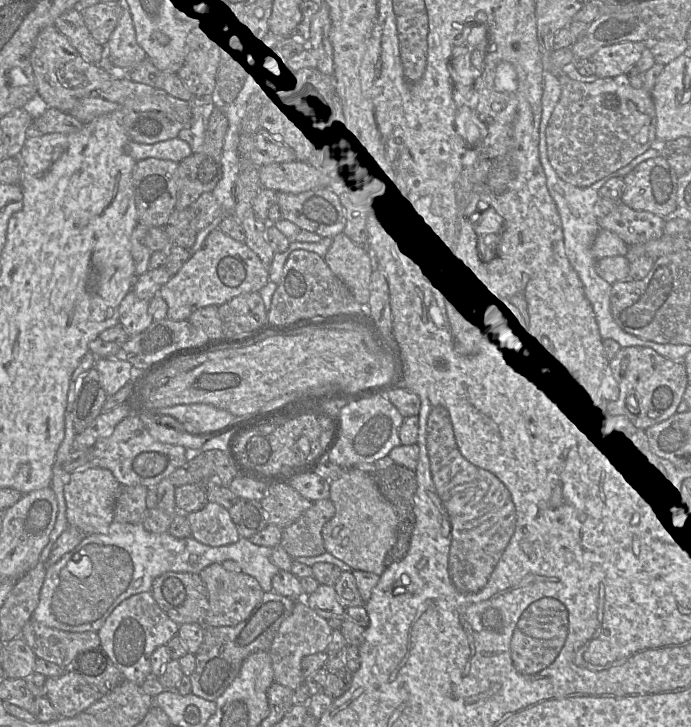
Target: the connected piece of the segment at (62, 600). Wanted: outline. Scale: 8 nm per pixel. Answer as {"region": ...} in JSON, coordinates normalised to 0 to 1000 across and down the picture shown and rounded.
{"region":[[[164,717],[153,735],[130,735],[101,759],[67,784],[58,812],[56,829],[46,850],[69,862],[97,869],[142,869],[162,840],[191,818],[217,814],[221,798],[239,787],[271,787],[287,790],[304,776],[320,776],[326,770],[340,772],[356,791],[369,795],[382,816],[394,812],[394,795],[405,785],[392,772],[394,754],[373,751],[349,740],[331,750],[305,752],[289,747],[278,737],[255,740],[243,730],[220,733],[205,719],[174,719]]]}

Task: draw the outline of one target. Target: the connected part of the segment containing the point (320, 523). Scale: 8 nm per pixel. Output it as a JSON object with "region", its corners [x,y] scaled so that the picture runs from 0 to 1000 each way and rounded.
{"region":[[[478,686],[452,691],[433,714],[408,728],[405,750],[424,769],[466,763],[472,759],[466,726],[483,707],[485,697]]]}

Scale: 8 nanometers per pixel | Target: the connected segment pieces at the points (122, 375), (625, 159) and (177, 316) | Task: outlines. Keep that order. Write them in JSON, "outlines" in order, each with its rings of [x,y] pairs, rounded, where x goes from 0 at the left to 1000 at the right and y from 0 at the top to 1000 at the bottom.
{"outlines":[[[[142,491],[136,505],[156,545],[166,542],[194,520],[194,505],[185,497]]],[[[808,99],[812,133],[790,177],[792,210],[806,241],[834,257],[852,257],[910,226],[941,202],[951,204],[949,153],[942,128],[932,120],[920,122],[904,102],[865,107],[855,114],[829,110]]],[[[313,315],[301,323],[291,341],[233,395],[230,404],[243,420],[242,437],[262,442],[271,440],[288,424],[318,421],[349,404],[375,402],[388,388],[389,367],[353,333],[344,333]]]]}

